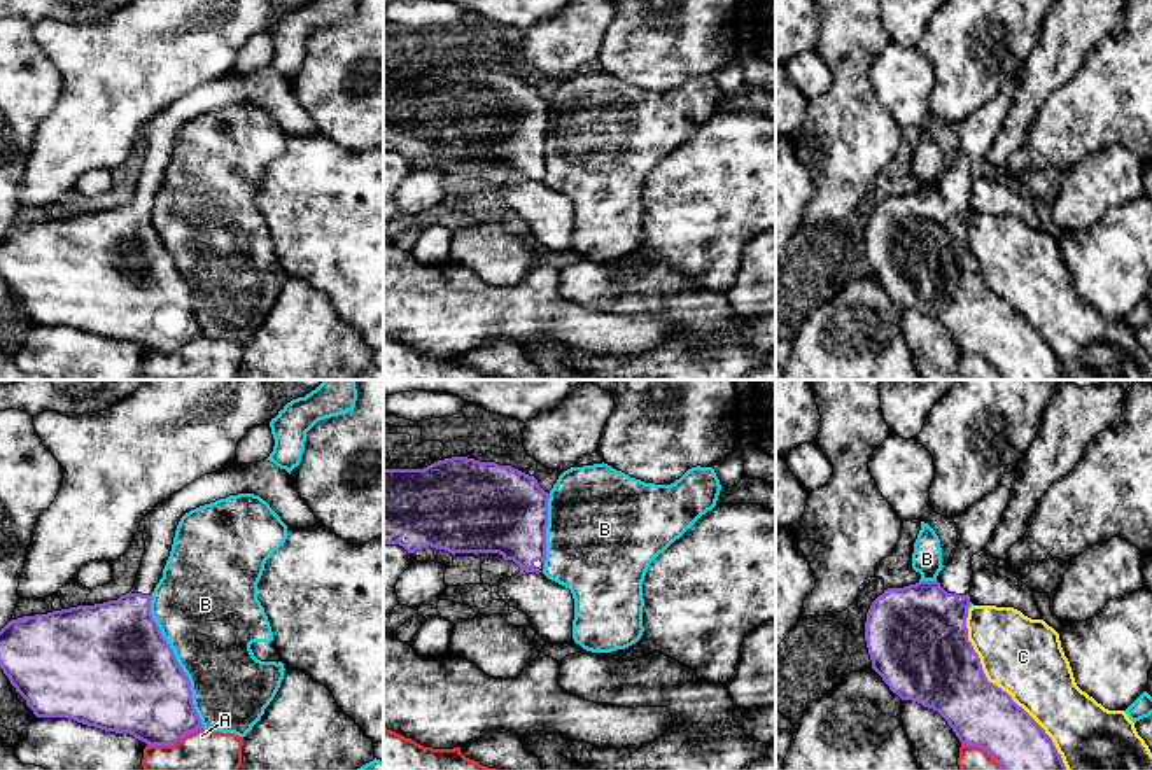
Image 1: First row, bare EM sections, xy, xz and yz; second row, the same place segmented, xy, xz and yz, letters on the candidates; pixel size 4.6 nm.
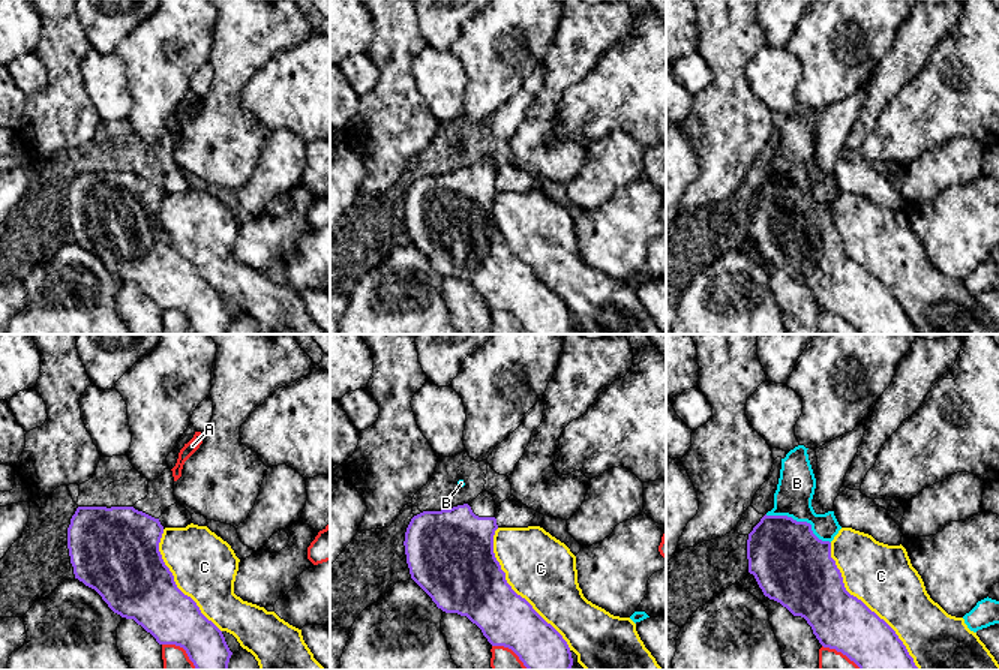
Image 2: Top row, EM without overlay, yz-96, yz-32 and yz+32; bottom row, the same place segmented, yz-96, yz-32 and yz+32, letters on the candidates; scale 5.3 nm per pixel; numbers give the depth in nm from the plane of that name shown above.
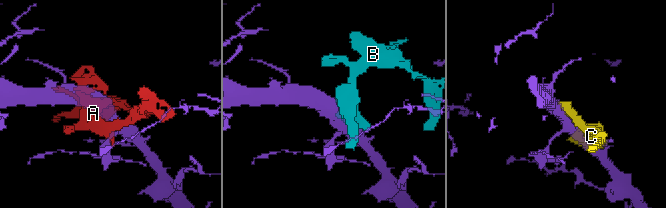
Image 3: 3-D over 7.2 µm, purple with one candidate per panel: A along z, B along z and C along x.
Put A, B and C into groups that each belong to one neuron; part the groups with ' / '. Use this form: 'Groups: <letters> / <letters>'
Groups: A / B / C

